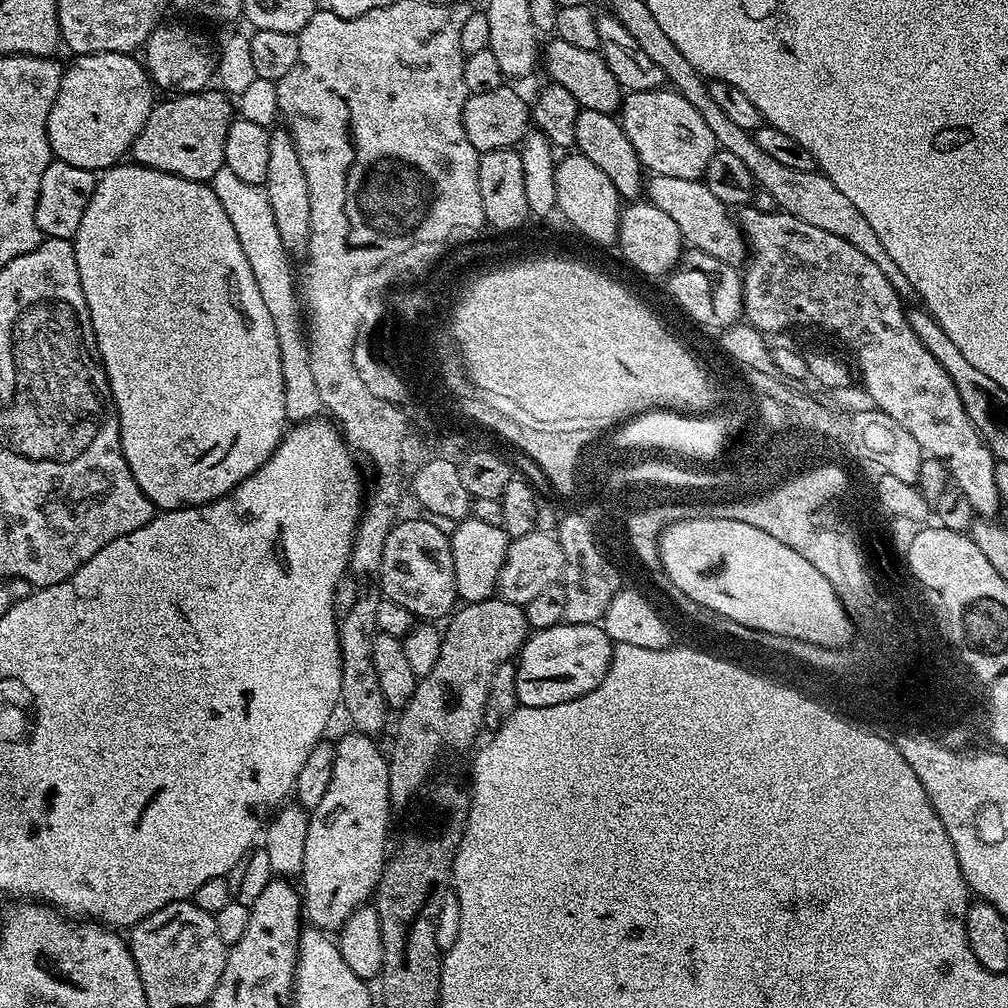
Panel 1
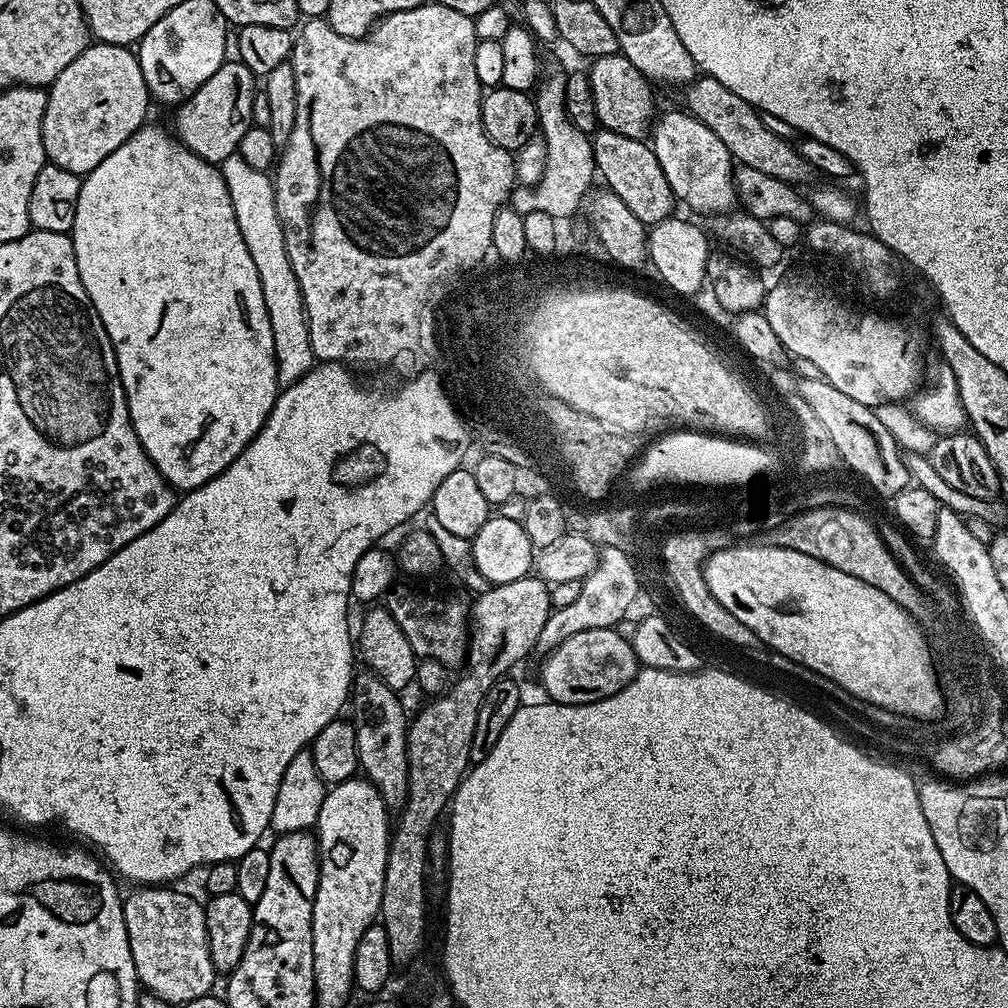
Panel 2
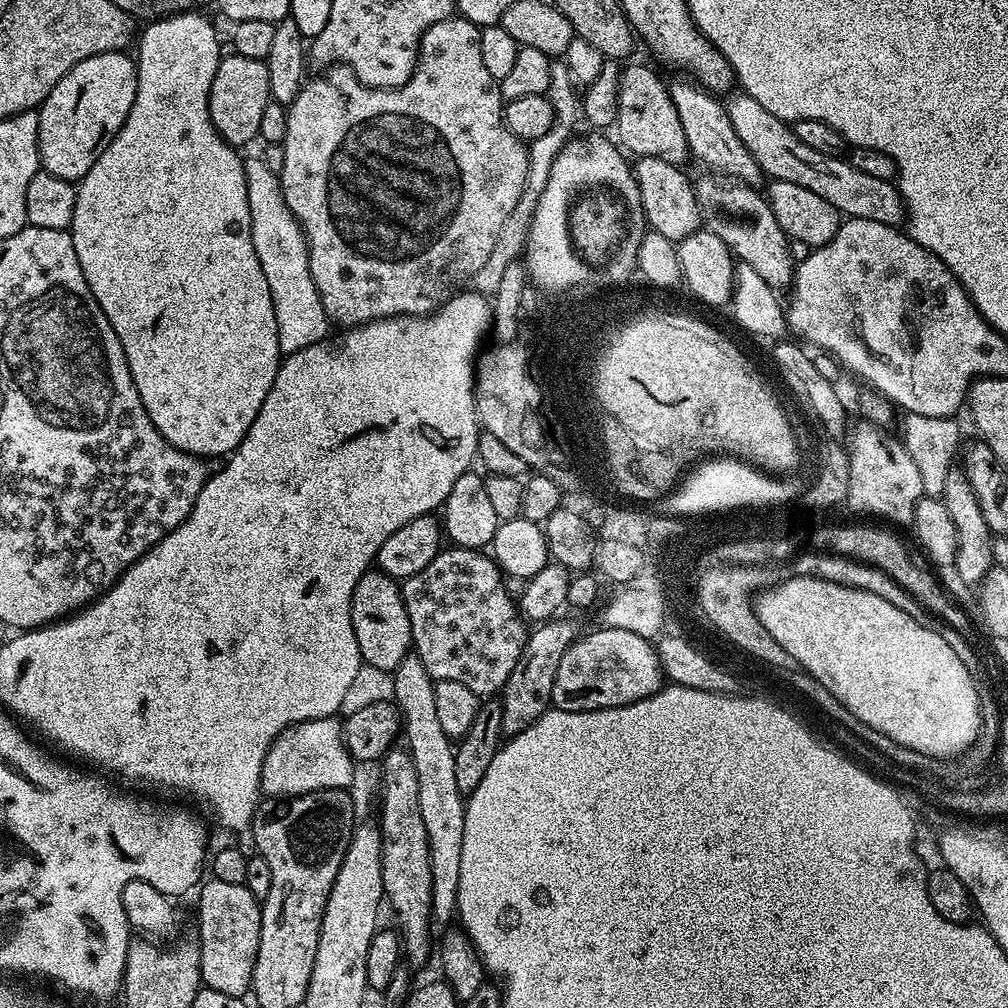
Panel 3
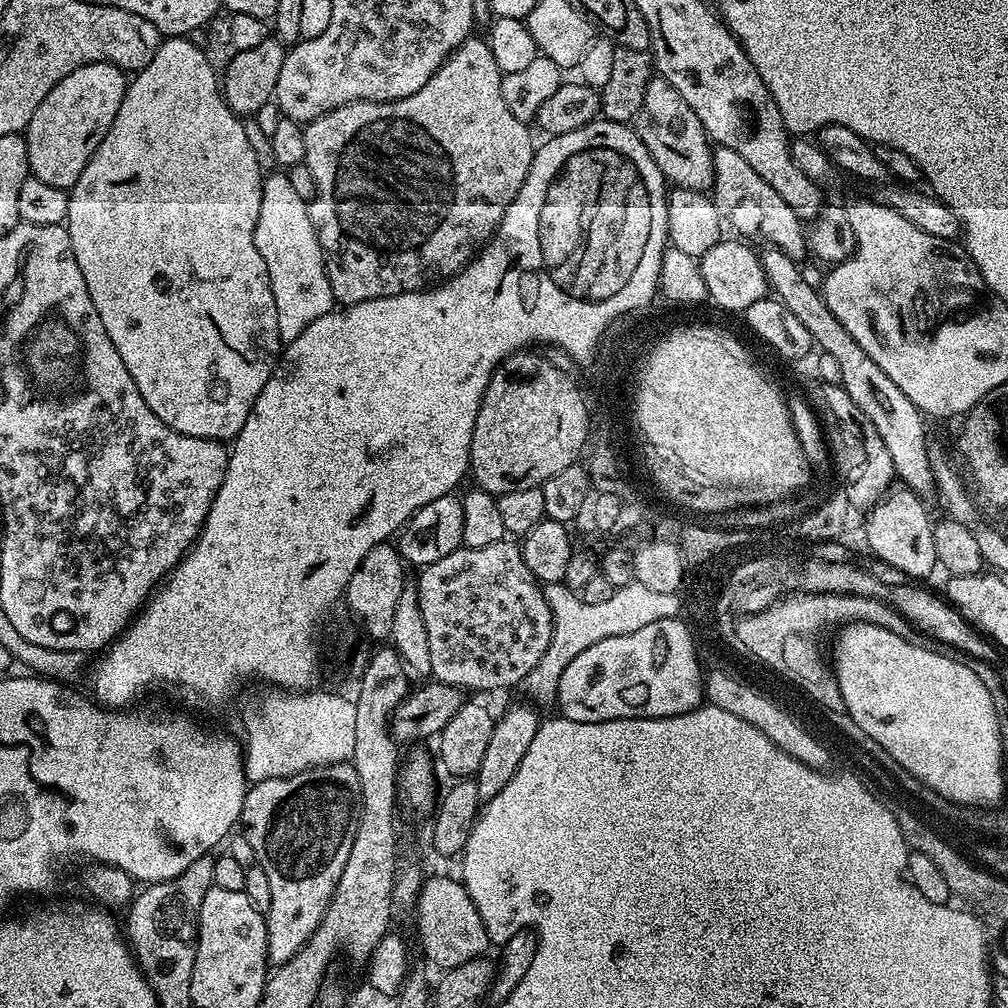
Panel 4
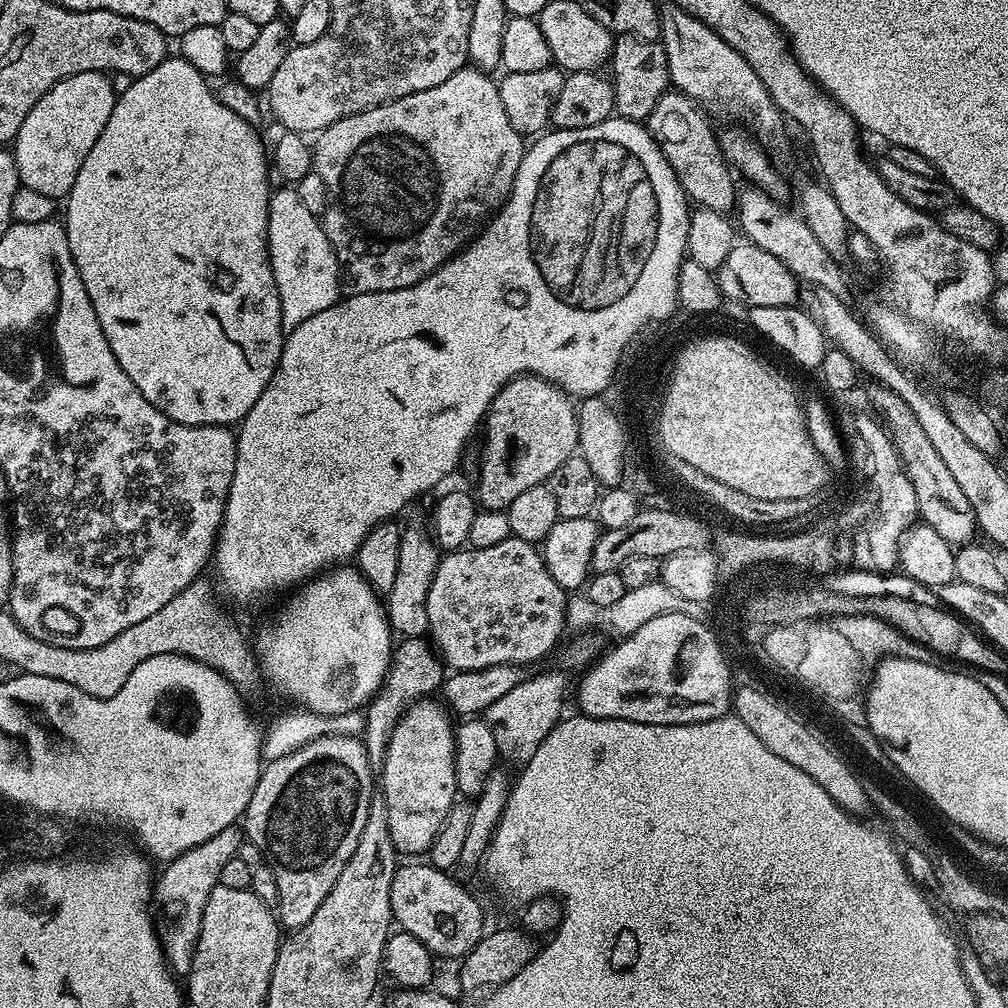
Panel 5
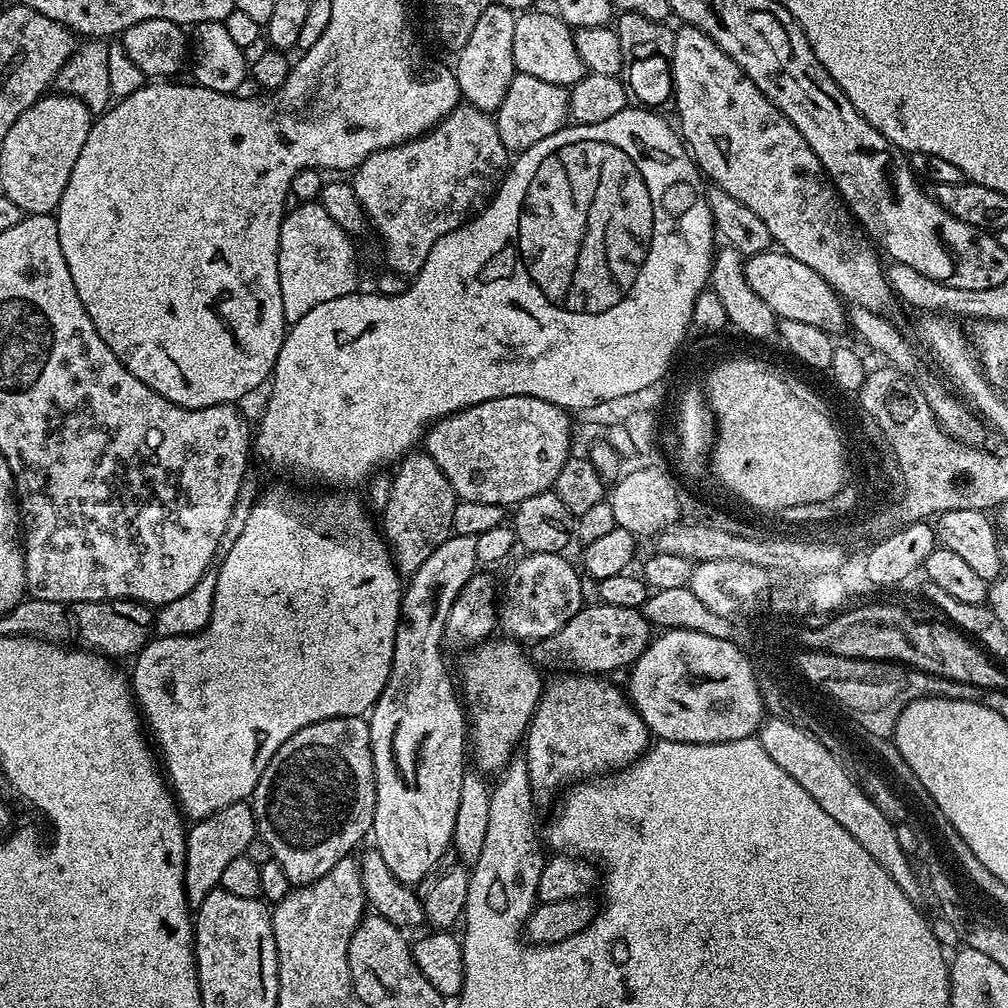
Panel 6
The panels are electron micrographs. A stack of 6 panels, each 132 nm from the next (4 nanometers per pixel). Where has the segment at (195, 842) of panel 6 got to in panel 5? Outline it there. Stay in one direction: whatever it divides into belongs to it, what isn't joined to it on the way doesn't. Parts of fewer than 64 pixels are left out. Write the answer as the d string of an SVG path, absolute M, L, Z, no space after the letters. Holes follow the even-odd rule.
M233 826L214 834L214 838L206 838L206 842L178 854L178 858L163 865L164 873L161 876L159 873L152 889L150 911L165 961L177 977L187 977L194 962L194 950L202 930L202 914L206 910L206 902L210 902L210 894L219 885L222 866L226 866L230 858L241 855L240 847L245 847L245 844L245 833Z

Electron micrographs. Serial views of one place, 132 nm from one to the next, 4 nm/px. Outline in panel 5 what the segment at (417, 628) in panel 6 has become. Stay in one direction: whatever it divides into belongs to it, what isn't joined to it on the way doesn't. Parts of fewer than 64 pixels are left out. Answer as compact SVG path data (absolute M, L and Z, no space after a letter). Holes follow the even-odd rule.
M421 698L404 709L404 715L400 717L400 721L390 734L384 762L378 772L379 787L380 784L384 787L382 799L388 815L390 838L394 842L397 853L400 854L404 854L404 852L427 853L432 847L435 836L443 826L448 812L458 800L456 779L454 778L454 724L448 721L449 713L439 703L437 704L432 701L432 698Z

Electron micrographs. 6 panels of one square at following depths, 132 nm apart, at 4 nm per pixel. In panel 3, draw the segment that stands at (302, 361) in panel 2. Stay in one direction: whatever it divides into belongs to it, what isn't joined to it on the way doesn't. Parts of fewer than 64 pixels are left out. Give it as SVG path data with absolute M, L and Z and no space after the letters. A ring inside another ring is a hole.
M244 160L246 174L246 198L250 202L250 234L254 242L254 254L258 254L258 262L262 266L262 274L266 274L266 282L270 286L270 298L274 298L274 318L278 318L278 346L281 353L287 354L304 350L314 342L325 339L330 332L330 321L322 306L322 298L318 294L318 286L314 286L314 278L310 274L310 258L308 257L308 240L294 218L290 206L282 198L282 186L277 169L272 168L264 160Z

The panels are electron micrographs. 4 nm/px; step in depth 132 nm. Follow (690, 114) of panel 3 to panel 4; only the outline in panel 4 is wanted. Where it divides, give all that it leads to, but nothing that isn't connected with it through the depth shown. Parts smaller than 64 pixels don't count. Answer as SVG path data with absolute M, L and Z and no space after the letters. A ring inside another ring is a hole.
M717 147L712 153L714 178L710 195L725 221L732 223L733 233L744 238L761 236L771 247L782 250L792 260L803 261L806 256L806 230L800 217L778 198L778 190L770 186L747 164L746 158L729 148Z

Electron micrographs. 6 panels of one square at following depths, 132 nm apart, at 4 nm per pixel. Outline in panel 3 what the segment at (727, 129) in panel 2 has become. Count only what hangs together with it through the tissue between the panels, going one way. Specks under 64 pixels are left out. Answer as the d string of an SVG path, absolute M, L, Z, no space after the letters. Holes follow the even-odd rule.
M737 92L727 100L725 108L738 138L758 162L761 173L769 179L797 183L798 186L813 191L840 211L844 218L882 222L893 226L905 223L904 200L893 181L862 174L862 170L858 170L847 159L813 150L800 140L787 121L771 114L743 92Z

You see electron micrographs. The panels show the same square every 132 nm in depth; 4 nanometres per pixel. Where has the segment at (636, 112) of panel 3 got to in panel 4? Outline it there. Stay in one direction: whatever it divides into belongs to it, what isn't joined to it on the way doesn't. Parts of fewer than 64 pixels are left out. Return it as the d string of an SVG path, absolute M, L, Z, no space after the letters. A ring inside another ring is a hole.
M659 74L653 75L652 81L646 86L642 106L634 121L634 131L642 146L650 150L650 158L654 158L658 170L669 185L702 193L707 193L711 189L714 178L713 145L709 141L707 132L704 131L702 122L698 122L698 114L690 110L686 98L682 98L682 94L678 94L678 90L674 90L674 86L670 86L670 82L666 82Z

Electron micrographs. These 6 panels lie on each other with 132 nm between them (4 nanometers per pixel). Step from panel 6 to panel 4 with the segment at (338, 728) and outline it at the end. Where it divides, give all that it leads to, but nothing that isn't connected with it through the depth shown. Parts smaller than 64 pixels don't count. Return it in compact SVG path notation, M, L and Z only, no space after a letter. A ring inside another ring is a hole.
M351 762L342 764L326 764L323 768L312 768L309 772L299 772L286 778L270 778L266 782L251 785L244 796L244 805L240 815L239 827L244 828L244 840L252 847L255 863L266 870L266 878L270 881L270 910L266 914L268 922L268 959L273 965L279 966L290 962L314 934L314 930L322 922L332 895L336 893L338 882L342 878L342 870L346 866L346 858L350 858L350 846L354 846L354 834L358 830L362 790L358 782L358 774Z

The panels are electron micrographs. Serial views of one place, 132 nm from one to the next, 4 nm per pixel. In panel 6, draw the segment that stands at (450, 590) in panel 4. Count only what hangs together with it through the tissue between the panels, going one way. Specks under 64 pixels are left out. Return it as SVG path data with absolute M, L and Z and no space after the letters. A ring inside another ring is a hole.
M529 552L527 554L521 555L521 560L517 562L516 565L513 566L512 569L508 572L508 581L503 581L502 584L502 607L498 612L498 628L504 632L503 635L505 637L511 638L517 642L525 642L524 640L535 642L537 640L541 640L542 638L546 638L547 636L554 635L558 630L562 630L562 626L566 626L566 622L570 622L570 618L574 618L574 614L578 614L581 608L585 607L586 599L584 600L584 584L580 581L581 573L578 571L576 573L576 568L571 564L568 560L563 560L565 557L561 555L559 552Z

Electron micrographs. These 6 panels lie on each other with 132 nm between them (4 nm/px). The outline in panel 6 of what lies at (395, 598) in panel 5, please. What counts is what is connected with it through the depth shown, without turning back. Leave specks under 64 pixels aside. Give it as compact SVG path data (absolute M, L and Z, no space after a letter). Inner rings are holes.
M413 450L395 465L396 473L392 476L392 489L388 492L388 501L384 504L384 524L382 520L382 534L388 541L388 547L392 549L392 558L396 562L396 567L401 573L411 574L446 542L446 538L453 535L452 523L454 522L454 510L458 503L458 497L446 474L434 462L434 458L429 456L427 451Z

